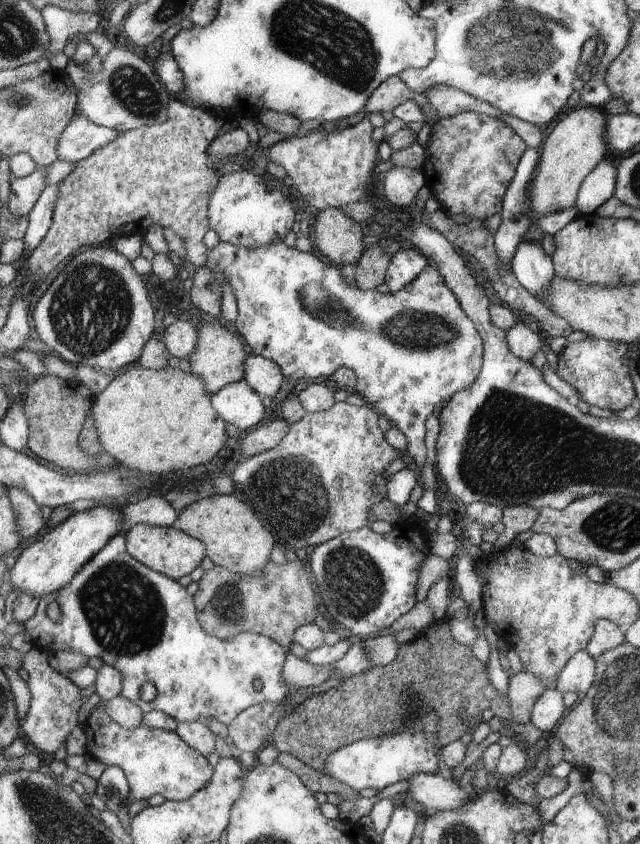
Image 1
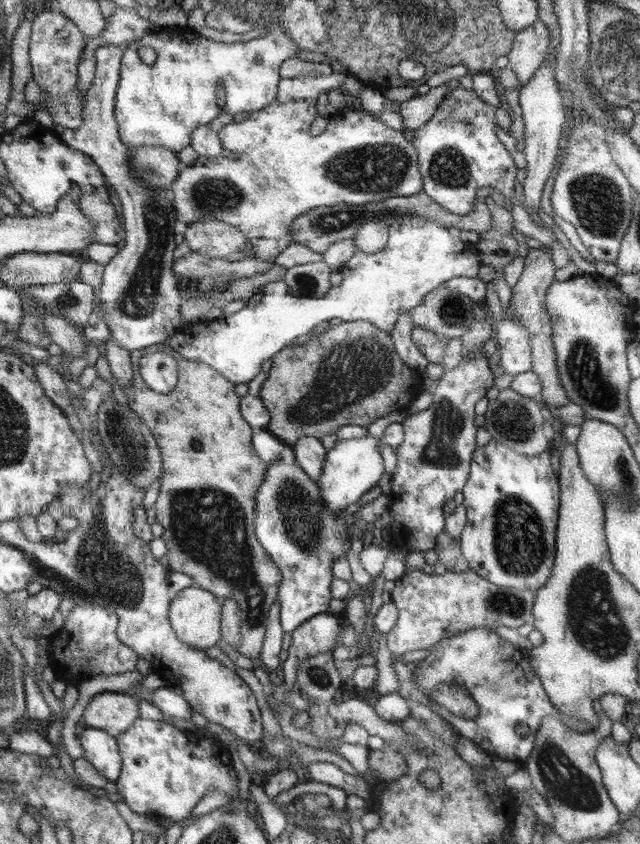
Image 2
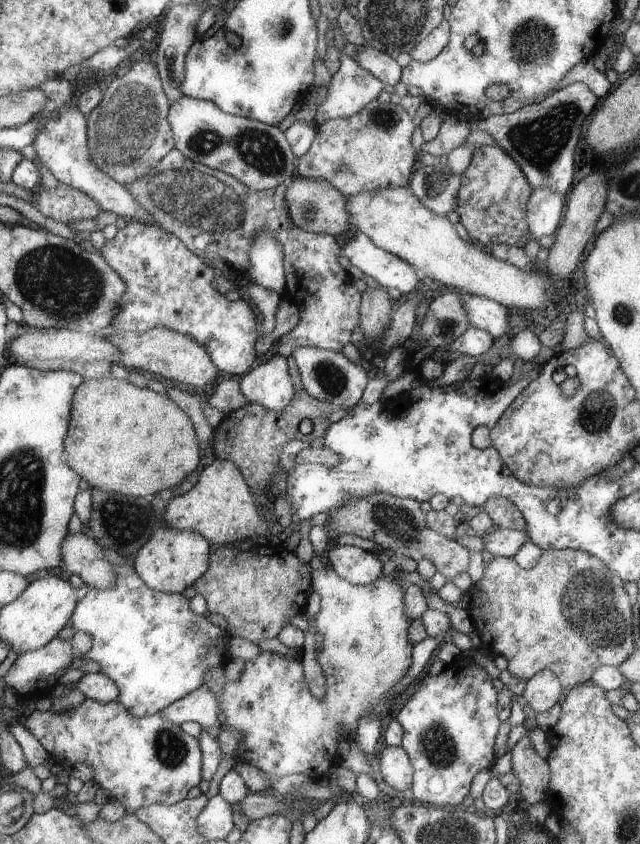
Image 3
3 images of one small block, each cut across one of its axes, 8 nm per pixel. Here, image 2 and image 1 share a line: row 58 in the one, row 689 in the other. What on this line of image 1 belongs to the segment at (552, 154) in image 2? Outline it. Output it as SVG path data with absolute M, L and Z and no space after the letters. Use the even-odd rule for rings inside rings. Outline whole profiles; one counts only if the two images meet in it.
M546 688L544 694L534 704L530 722L542 733L551 731L556 726L556 722L564 716L564 710L566 710L564 696L557 689Z

